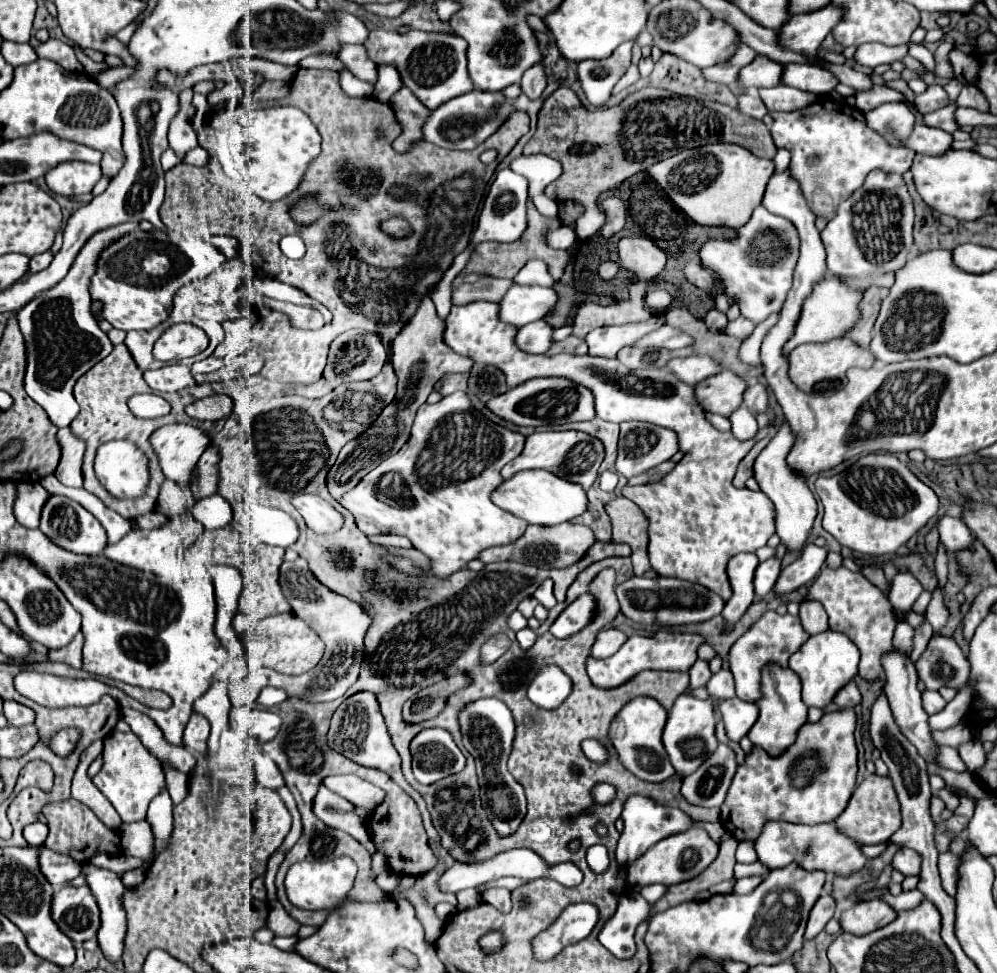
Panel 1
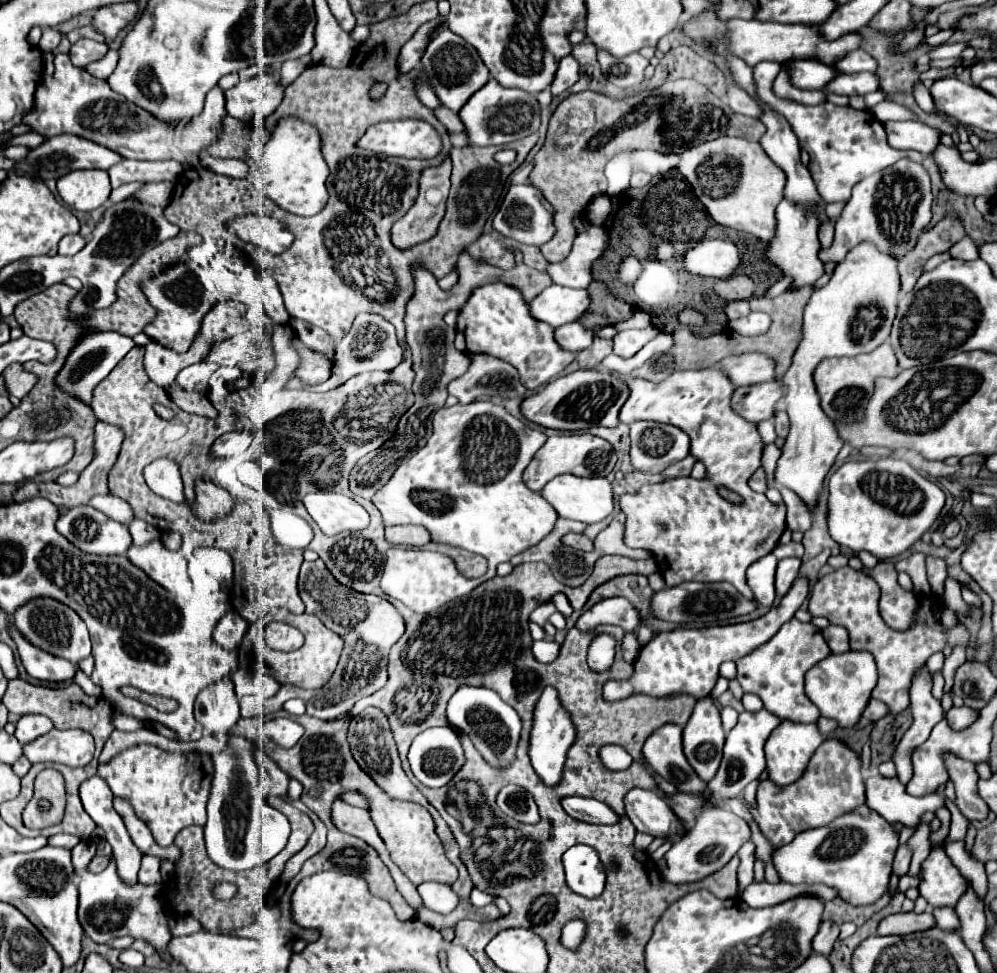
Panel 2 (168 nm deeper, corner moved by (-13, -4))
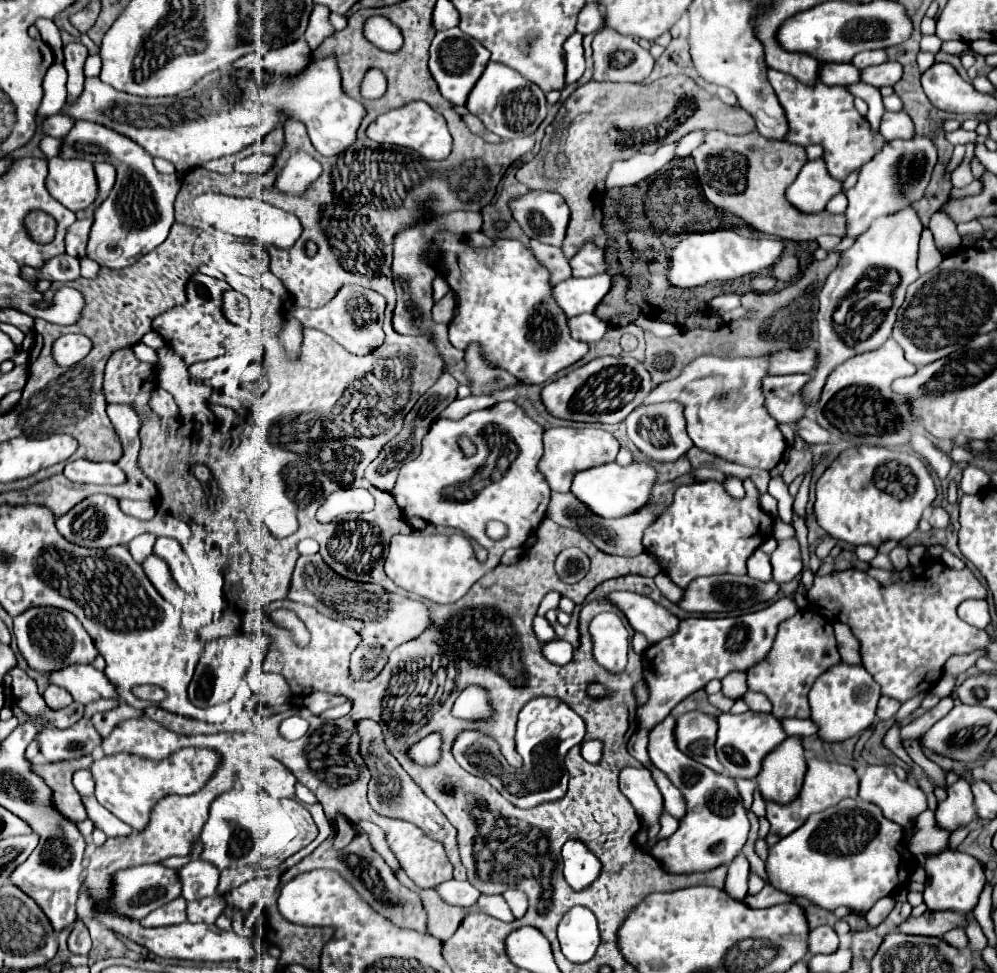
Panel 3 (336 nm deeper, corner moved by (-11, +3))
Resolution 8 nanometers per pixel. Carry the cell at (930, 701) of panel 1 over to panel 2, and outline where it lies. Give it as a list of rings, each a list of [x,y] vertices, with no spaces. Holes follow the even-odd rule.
[[[966,705],[962,707],[952,707],[950,711],[946,711],[946,721],[952,729],[966,729],[970,727],[974,721],[978,719],[978,713]]]

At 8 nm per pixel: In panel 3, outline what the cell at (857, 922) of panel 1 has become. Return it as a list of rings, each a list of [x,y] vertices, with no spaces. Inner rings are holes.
[[[926,910],[920,918],[908,918],[906,922],[902,922],[898,926],[898,930],[904,934],[914,934],[914,936],[936,936],[936,938],[940,938],[948,930],[966,928],[966,924],[968,924],[966,914]]]

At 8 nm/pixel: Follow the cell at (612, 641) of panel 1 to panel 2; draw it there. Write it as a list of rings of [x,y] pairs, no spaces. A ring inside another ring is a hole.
[[[626,633],[624,639],[622,639],[622,657],[624,657],[624,661],[634,663],[634,659],[638,655],[638,649],[640,649],[640,645],[638,645],[638,639],[636,639],[636,633]]]

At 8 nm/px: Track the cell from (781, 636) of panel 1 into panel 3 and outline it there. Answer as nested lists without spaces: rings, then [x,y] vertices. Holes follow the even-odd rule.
[[[798,610],[780,624],[776,642],[766,660],[748,670],[748,688],[768,696],[776,718],[810,718],[806,696],[814,680],[836,664],[840,664],[840,654],[836,648],[834,626],[814,610]]]

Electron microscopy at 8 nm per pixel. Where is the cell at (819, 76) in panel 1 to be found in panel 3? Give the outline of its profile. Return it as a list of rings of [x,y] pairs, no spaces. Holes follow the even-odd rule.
[[[884,62],[880,66],[870,66],[862,70],[862,82],[880,86],[894,86],[902,78],[902,66],[898,62]]]

